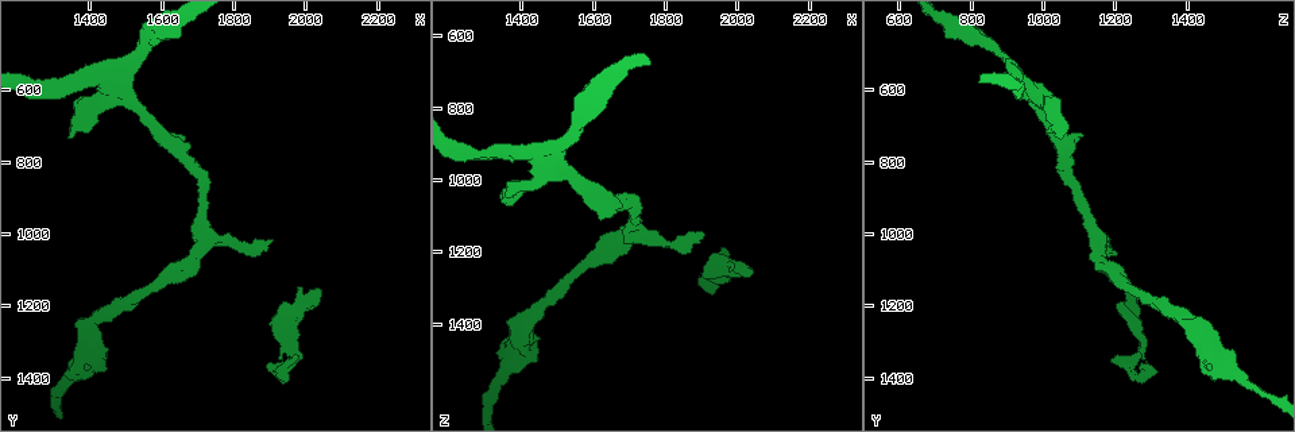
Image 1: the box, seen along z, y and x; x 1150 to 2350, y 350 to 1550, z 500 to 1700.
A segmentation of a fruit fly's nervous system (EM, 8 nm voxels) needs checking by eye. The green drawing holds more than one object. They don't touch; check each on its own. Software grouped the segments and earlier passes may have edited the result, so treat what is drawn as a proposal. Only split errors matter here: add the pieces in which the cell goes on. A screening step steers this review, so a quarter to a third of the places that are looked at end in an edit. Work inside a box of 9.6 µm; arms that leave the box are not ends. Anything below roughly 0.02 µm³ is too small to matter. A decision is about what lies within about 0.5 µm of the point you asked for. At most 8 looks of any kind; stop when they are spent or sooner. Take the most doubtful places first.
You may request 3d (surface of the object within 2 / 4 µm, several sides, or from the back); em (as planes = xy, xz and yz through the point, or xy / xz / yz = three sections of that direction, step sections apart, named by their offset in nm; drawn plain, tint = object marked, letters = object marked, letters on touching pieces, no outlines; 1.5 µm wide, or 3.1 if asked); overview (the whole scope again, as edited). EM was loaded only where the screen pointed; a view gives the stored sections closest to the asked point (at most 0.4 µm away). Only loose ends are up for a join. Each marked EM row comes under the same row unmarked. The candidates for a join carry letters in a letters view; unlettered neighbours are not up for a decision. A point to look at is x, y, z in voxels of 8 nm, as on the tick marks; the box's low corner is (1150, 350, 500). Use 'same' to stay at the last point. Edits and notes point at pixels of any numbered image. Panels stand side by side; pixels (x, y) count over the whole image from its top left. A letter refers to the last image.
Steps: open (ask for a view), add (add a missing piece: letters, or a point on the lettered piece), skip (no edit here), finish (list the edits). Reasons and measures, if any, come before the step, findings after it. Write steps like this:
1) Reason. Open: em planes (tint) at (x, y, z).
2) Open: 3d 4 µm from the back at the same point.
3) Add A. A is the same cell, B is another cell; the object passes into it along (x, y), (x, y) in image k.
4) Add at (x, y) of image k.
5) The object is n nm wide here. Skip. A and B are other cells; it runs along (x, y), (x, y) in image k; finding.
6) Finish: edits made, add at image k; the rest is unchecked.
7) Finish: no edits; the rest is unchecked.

Branch stops here. Open: 3d 4 µm at (1330, 730, 1050).

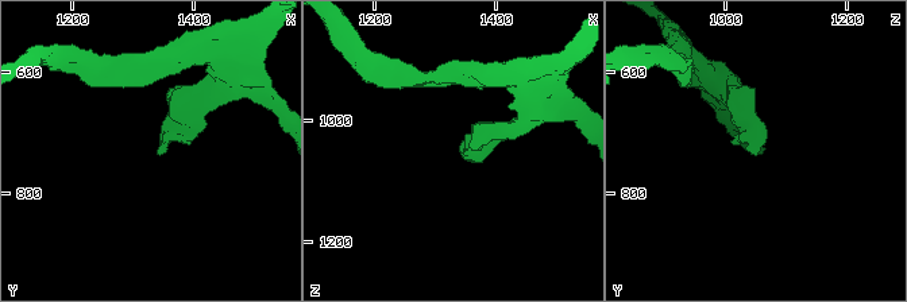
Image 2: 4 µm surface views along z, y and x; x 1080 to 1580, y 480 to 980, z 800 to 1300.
Open: em planes (letters) at (1340, 735, 1045).

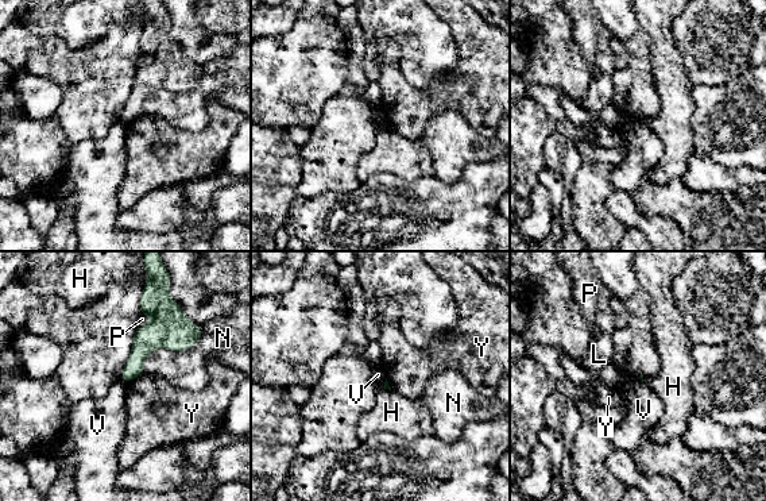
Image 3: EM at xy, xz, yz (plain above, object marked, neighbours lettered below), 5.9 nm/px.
Skip. H, L, N, P, V and Y are other cells; a border runs along (120, 378), (127, 384) in image 3; no lettered piece goes on from it.

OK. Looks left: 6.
An open end. Open: 3d 2 µm at (2020, 1160, 1270).

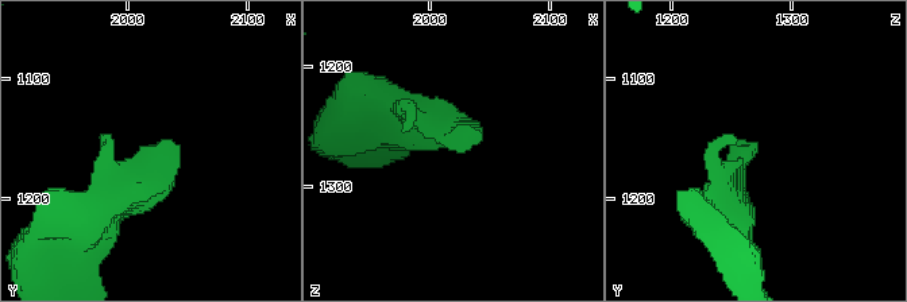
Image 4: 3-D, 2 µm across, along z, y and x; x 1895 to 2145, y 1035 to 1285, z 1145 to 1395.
Shape alone is not enough. Open: em xz step 8 (letters) at (2022, 1158, 1270).

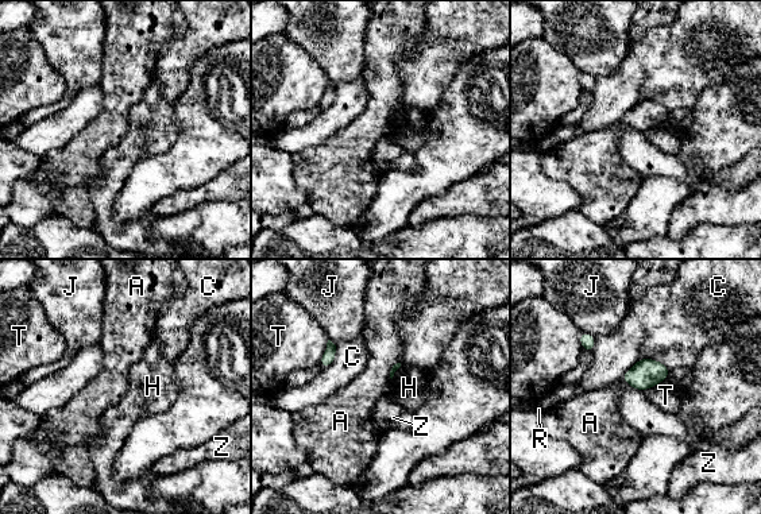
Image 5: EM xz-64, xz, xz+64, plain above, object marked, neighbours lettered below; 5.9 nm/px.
Skip. A, C, H, J, R, T and Z are other cells; none of them fits.

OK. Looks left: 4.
Open: em planes (letters) at (1910, 1020, 1150).

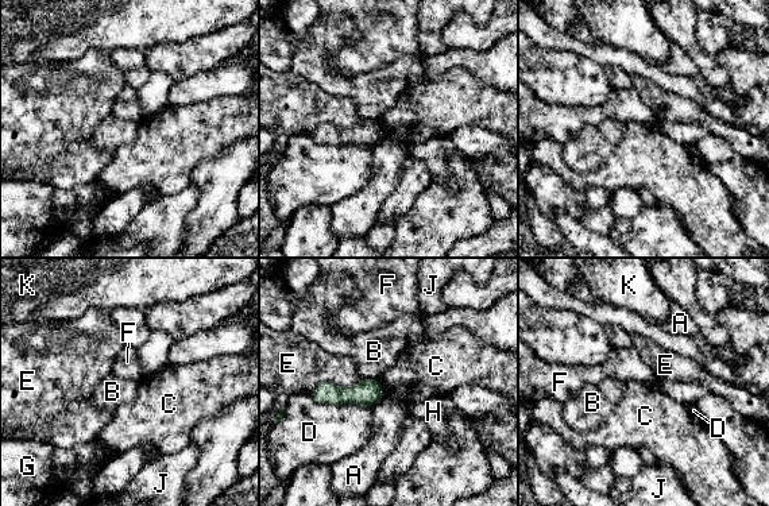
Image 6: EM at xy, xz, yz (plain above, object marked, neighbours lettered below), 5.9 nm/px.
Skip. A, B, C, D, E, F, G, H, J and K are other cells; a border runs along (378, 379), (385, 396) in image 6; none of them fits.

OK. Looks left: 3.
Finish: no edits; the rest is unchecked.

